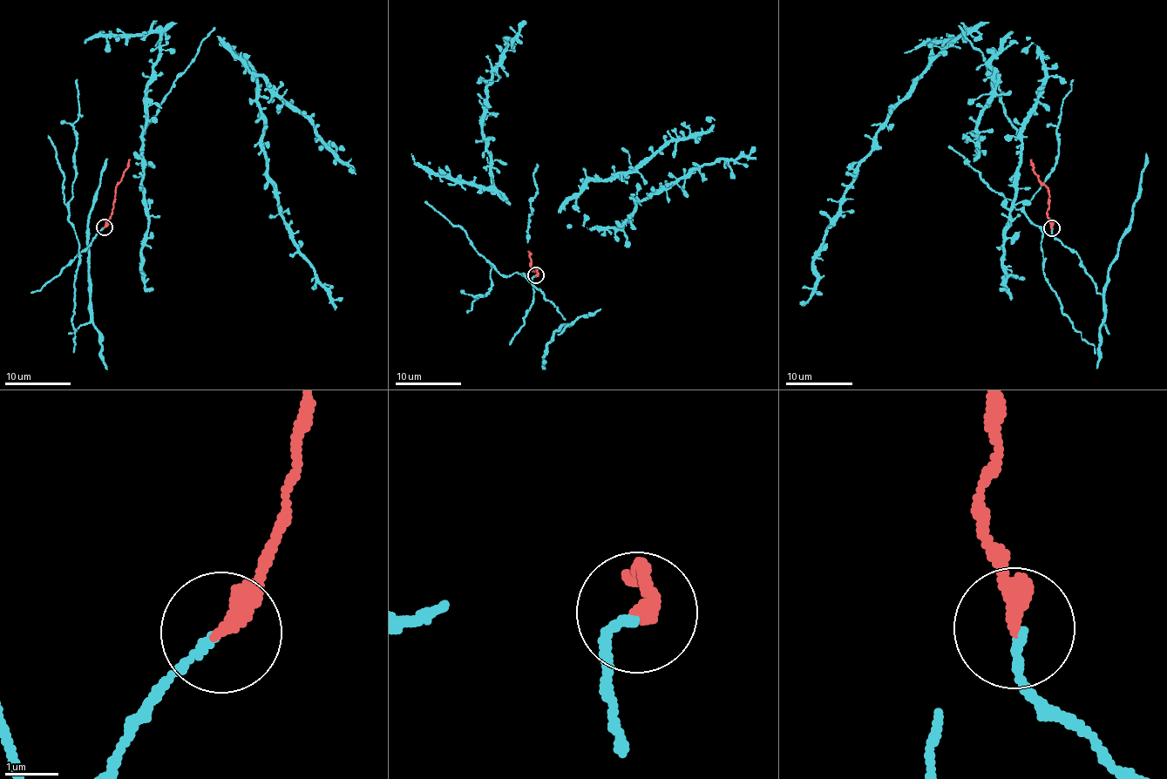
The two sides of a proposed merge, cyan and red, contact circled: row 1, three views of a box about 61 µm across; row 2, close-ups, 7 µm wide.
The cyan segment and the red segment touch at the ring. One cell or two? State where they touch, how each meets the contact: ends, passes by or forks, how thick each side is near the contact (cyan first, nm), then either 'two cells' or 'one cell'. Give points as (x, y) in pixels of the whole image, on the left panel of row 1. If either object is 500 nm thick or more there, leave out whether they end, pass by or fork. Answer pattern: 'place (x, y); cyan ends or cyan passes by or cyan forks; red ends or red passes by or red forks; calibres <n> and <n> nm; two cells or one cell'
place (104, 227); cyan ends; red ends; calibres 150 and 360 nm; one cell

